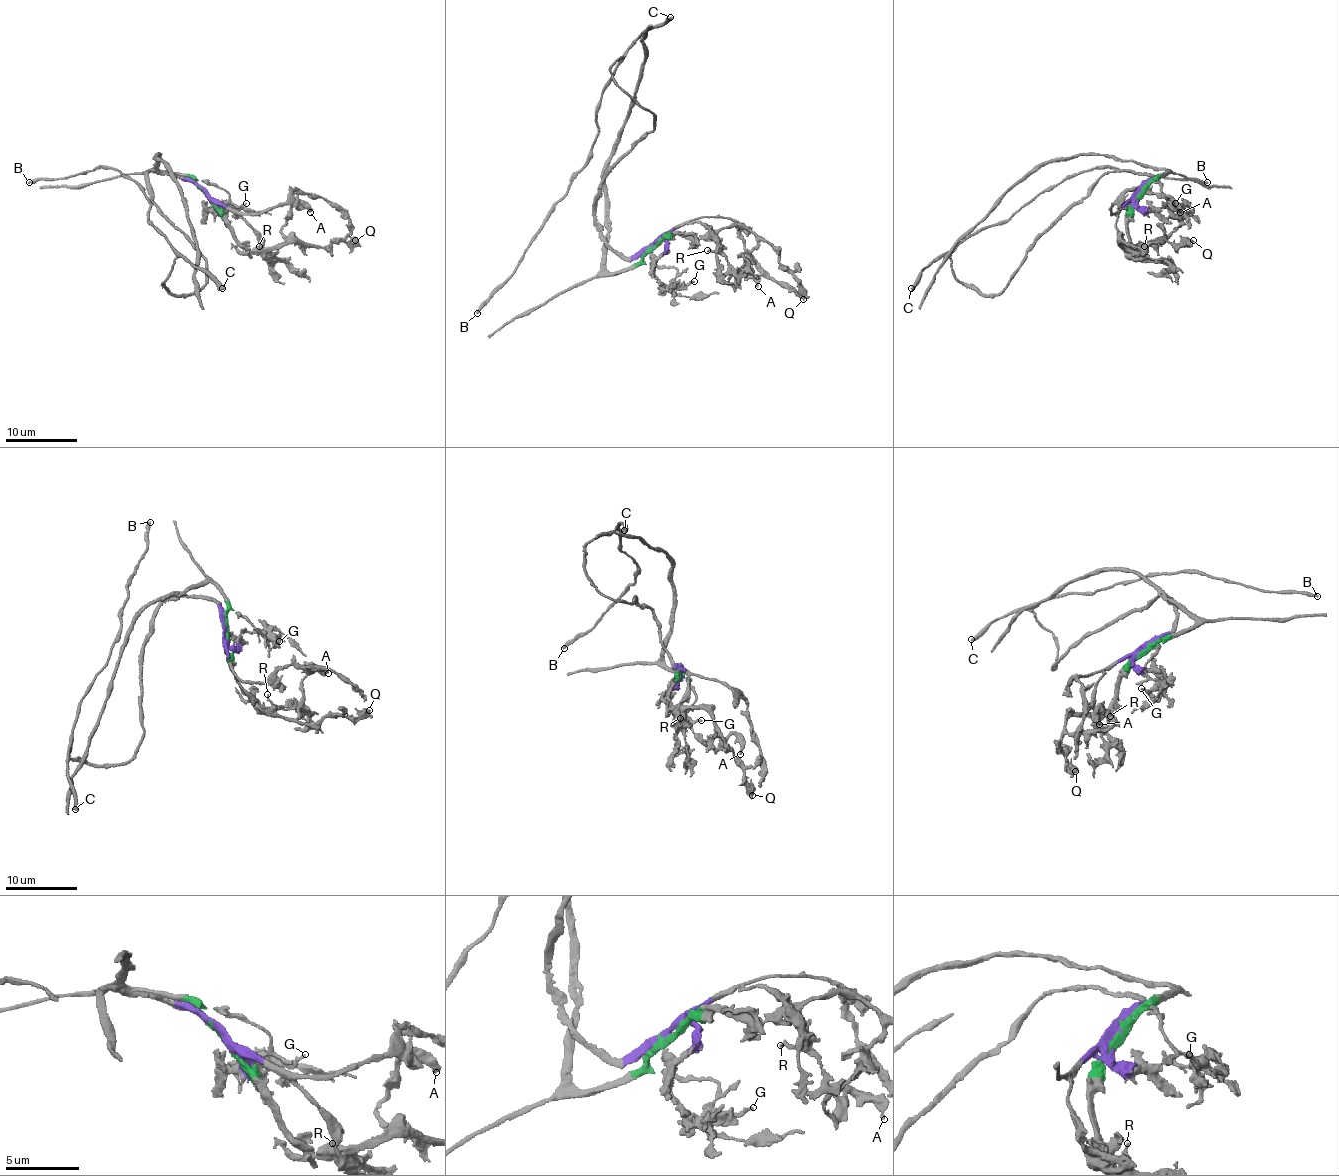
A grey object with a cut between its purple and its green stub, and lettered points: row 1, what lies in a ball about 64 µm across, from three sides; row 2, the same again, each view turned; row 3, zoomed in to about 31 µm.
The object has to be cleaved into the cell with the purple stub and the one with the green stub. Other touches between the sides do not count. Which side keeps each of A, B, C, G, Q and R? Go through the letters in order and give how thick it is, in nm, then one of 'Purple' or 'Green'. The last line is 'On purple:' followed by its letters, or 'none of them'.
A: Thickness 200 nm. Green
B: Thickness 240 nm. Purple
C: Thickness 400 nm. Purple
G: Thickness 240 nm. Green
Q: Thickness 600 nm. Green
R: Thickness 200 nm. Green
On purple: B, C

